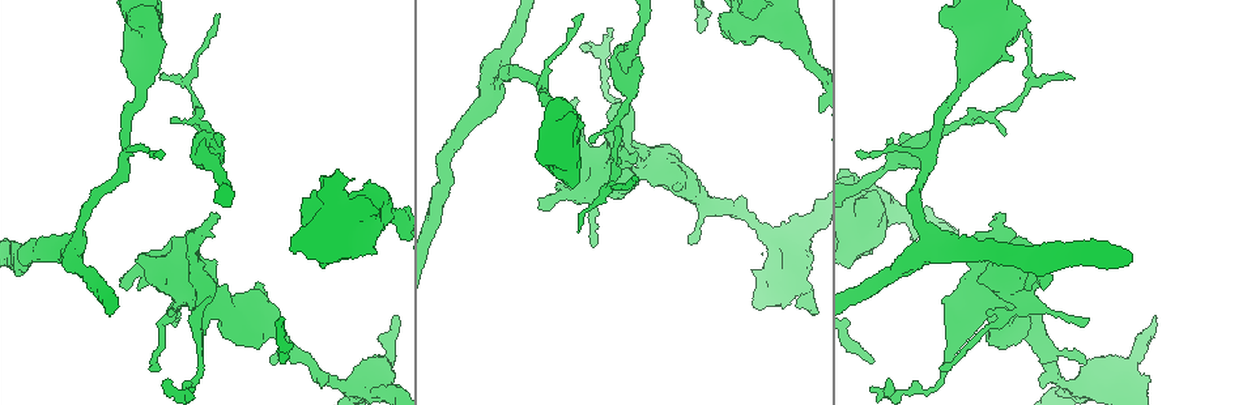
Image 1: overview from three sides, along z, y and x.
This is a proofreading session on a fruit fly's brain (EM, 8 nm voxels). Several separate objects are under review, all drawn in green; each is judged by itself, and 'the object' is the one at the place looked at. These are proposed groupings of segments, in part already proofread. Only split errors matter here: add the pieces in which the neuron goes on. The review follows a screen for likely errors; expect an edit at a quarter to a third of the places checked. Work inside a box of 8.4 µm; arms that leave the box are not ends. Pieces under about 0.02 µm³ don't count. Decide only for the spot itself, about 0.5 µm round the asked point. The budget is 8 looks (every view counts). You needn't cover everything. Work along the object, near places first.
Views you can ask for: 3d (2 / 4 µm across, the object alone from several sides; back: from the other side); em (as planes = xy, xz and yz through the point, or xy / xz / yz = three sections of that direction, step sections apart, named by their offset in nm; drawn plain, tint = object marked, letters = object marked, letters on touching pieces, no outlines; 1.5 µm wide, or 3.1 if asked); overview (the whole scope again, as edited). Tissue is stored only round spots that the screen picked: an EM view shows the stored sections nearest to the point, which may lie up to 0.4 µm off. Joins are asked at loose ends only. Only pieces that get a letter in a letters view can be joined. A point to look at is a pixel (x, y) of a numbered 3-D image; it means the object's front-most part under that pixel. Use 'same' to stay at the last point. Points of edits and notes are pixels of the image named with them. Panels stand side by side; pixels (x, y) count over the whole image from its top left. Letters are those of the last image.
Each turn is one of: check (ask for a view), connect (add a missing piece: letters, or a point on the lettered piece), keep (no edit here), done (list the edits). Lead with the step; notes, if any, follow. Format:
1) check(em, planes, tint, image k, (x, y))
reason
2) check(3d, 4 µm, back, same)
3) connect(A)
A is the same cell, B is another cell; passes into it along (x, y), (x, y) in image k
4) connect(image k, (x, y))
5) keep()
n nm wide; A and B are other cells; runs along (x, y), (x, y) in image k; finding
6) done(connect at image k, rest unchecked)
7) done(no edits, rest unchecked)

check(em, planes, letters, image 1, (582, 45))
an open end

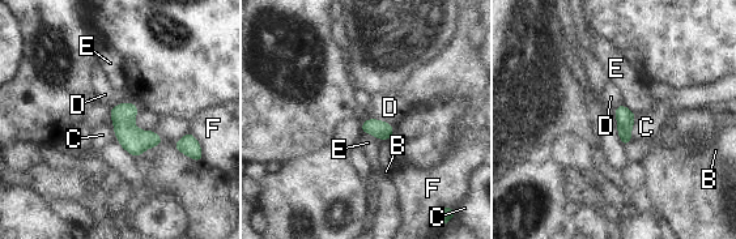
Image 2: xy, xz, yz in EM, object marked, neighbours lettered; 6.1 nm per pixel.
keep()
B, C, D, E and F are other cells; border along (635, 114), (632, 140) in image 2; none of them fits

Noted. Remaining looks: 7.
check(em, planes, plain, image 1, (985, 121))
tapers out

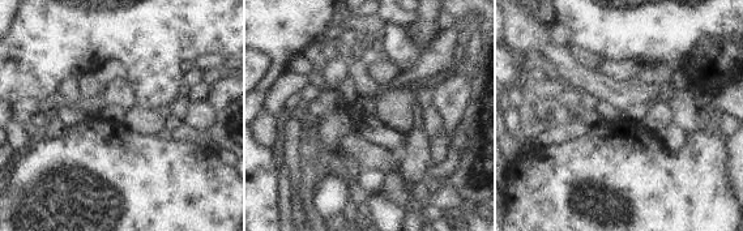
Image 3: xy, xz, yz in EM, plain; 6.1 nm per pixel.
check(em, planes, letters, same)
see the neighbours

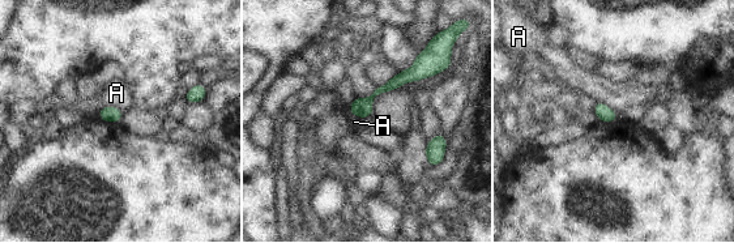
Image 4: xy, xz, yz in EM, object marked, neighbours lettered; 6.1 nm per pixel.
keep()
90 nm wide; A touches over 140 nm; A is another cell; no lettered piece goes on from it

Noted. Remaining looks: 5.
check(em, planes, letters, image 1, (1145, 378))
an open end

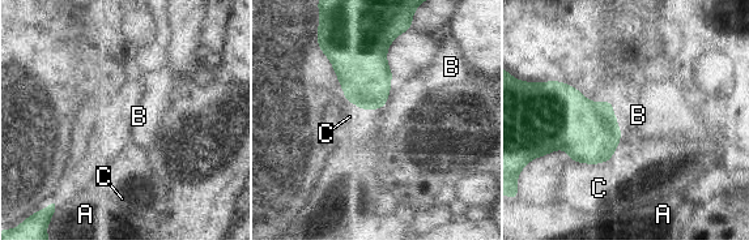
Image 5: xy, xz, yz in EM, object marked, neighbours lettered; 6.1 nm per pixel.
keep()
A, B and C are other cells; border along (607, 99), (612, 104), (622, 136) in image 5; none of them fits

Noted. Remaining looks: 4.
done(no edits, rest unchecked)

